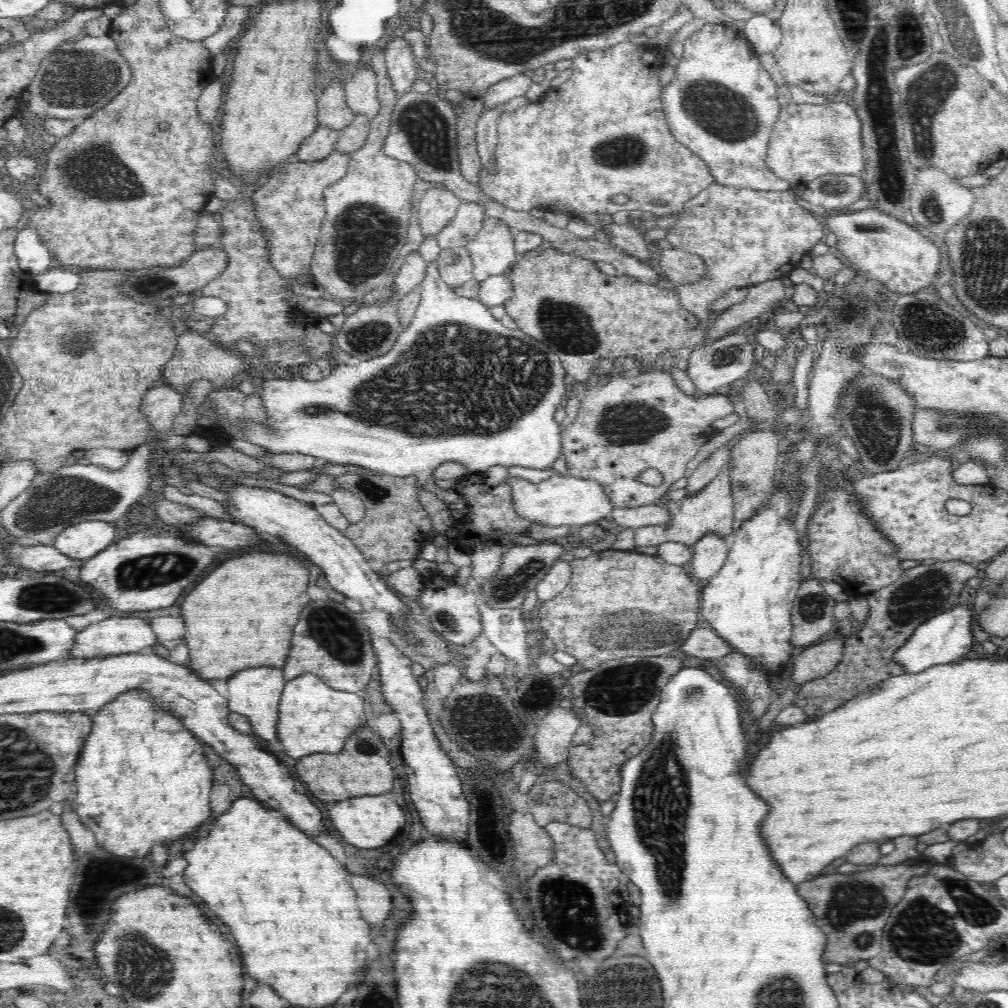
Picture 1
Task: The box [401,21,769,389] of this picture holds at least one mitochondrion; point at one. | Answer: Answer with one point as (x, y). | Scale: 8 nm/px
(719, 111)

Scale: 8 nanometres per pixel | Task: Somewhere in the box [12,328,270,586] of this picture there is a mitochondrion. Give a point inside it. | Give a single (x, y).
(65, 498)

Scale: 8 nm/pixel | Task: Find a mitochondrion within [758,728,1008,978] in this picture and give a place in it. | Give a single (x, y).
(922, 933)

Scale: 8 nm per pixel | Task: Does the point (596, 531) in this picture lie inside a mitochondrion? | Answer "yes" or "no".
no

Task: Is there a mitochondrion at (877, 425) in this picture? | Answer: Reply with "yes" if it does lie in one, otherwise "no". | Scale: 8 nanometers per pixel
yes

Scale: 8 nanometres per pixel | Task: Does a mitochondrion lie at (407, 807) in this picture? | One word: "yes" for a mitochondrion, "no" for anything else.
no

